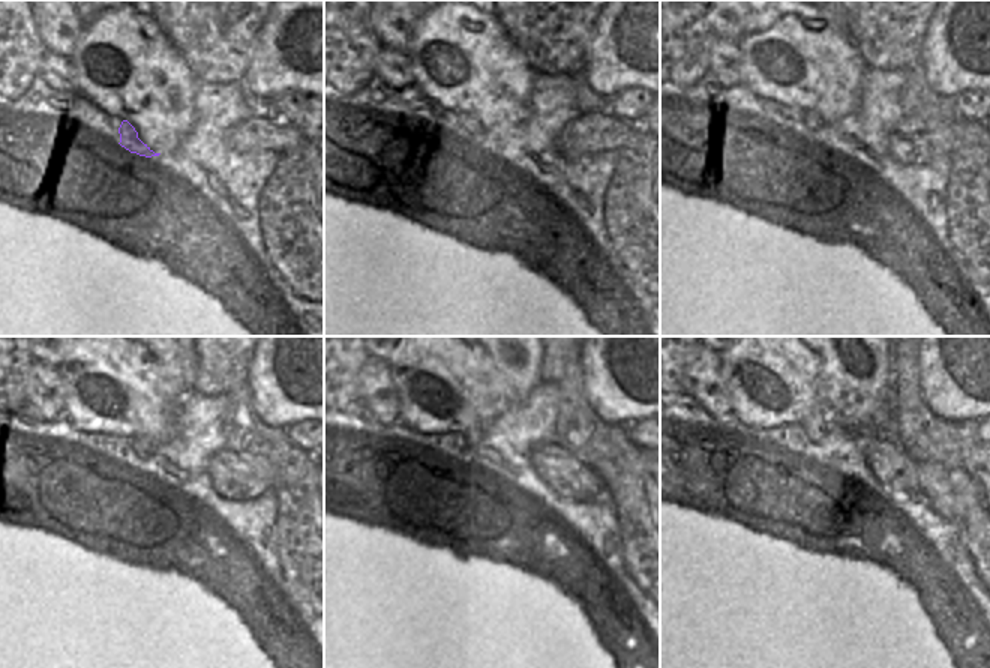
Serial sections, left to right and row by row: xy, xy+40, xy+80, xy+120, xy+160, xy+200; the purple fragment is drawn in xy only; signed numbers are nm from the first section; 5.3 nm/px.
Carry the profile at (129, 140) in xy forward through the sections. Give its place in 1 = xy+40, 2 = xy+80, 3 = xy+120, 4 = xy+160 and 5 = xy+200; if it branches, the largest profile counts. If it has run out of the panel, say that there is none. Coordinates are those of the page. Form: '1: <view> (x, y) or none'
1: xy+40 (470, 125)
2: xy+80 (810, 117)
3: xy+120 (143, 448)
4: xy+160 (474, 437)
5: xy+200 (813, 422)

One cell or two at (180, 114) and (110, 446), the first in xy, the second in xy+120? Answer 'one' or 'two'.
two

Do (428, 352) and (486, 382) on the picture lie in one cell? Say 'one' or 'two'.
one

